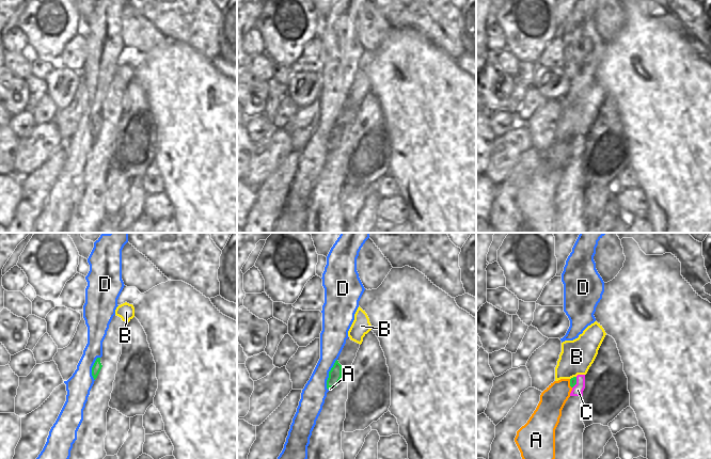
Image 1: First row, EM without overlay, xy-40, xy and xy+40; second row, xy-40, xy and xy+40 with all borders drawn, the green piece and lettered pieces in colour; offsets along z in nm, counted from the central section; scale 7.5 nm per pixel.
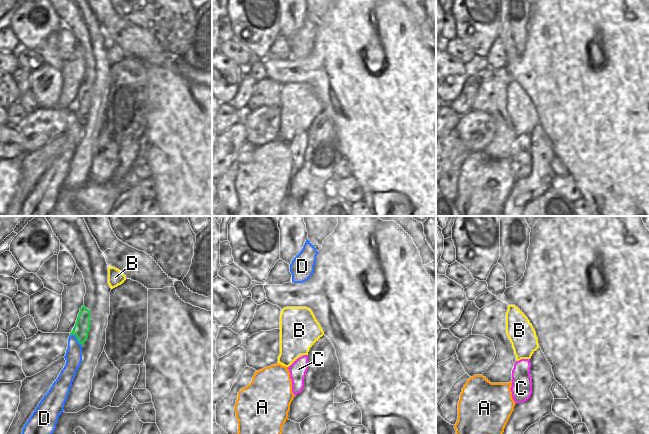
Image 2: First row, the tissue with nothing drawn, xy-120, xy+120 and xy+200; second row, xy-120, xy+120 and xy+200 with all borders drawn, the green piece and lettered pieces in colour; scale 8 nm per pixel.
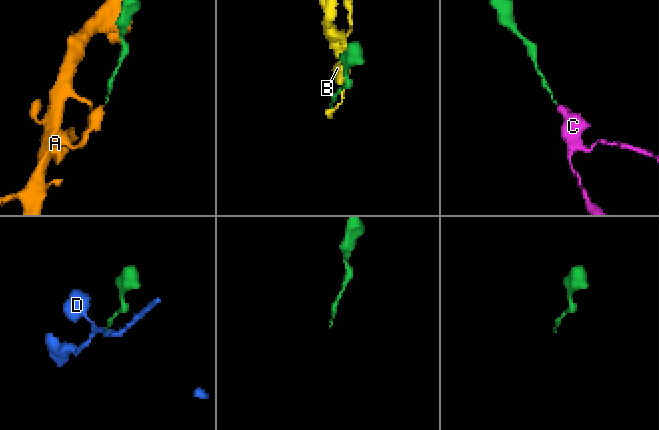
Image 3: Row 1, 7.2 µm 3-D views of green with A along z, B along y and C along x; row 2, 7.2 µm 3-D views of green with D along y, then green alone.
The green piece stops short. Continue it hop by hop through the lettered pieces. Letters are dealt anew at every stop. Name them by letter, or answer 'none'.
C

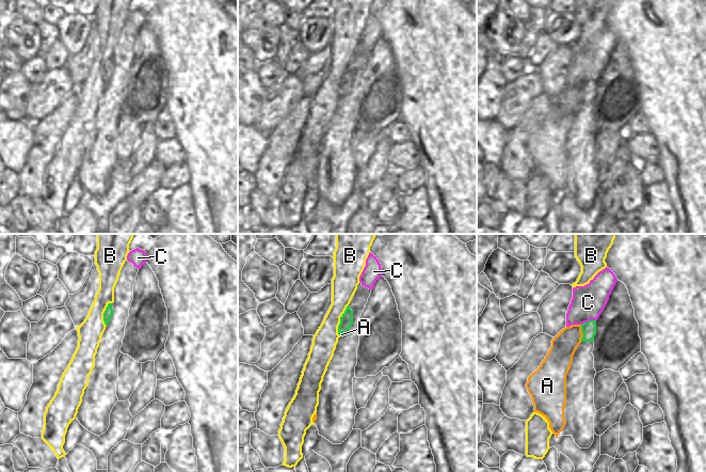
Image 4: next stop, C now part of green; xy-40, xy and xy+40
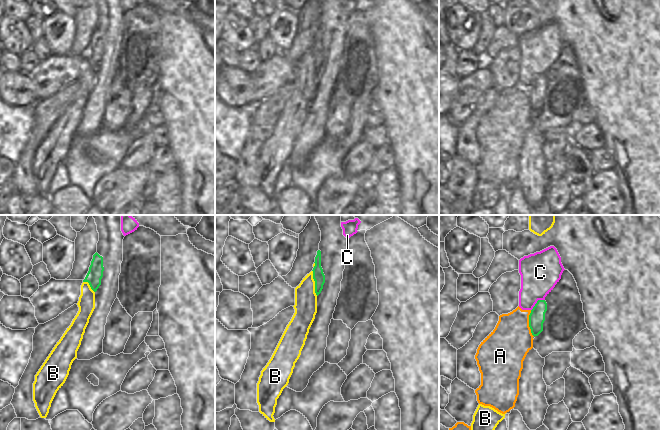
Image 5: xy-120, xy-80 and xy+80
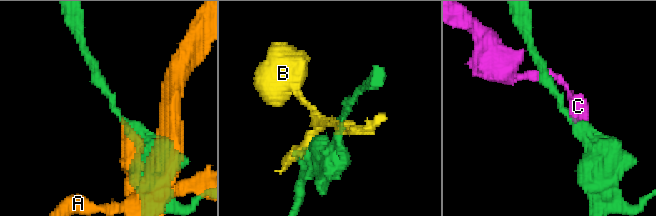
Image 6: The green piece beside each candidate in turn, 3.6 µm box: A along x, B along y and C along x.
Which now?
none

